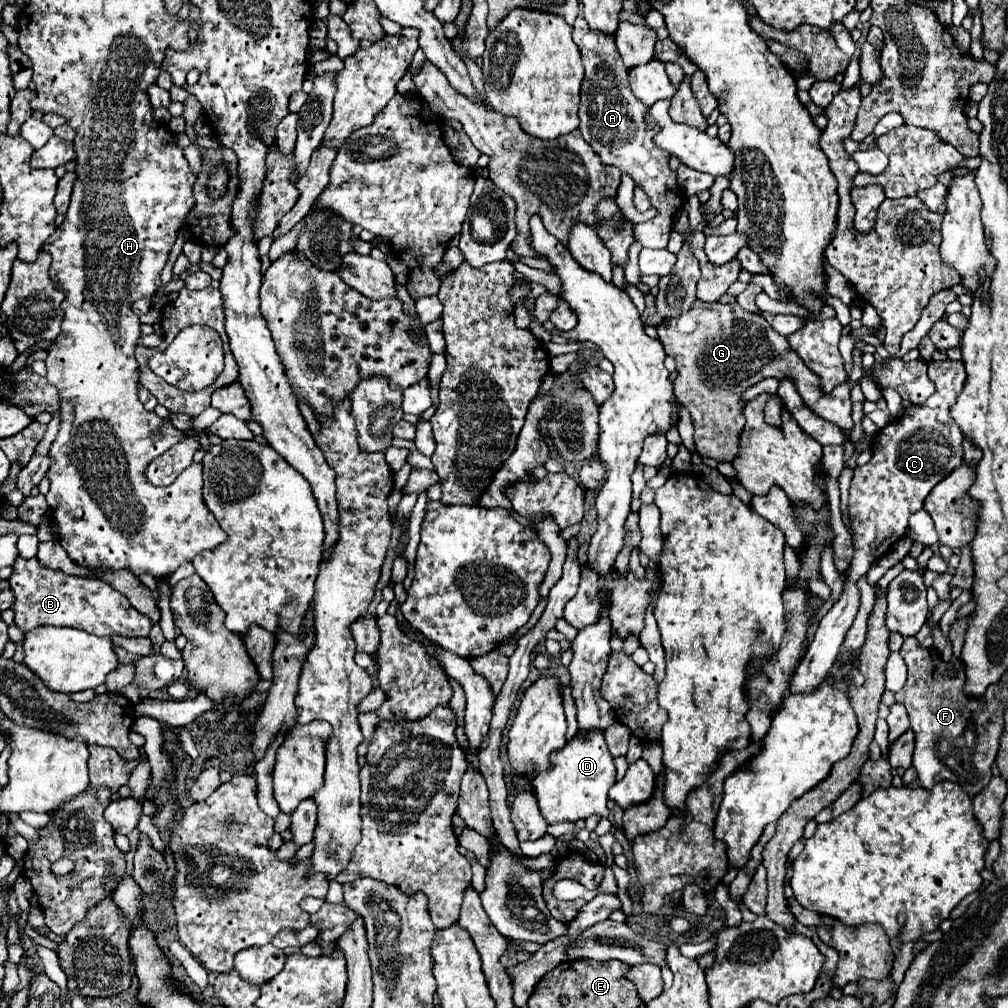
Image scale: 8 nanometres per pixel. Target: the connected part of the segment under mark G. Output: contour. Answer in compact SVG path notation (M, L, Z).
M696 299L690 311L666 319L656 327L664 351L676 359L678 377L674 381L674 393L692 415L698 453L716 461L734 461L740 431L746 423L742 413L746 401L742 401L742 393L766 377L782 379L786 373L794 377L804 403L818 417L840 427L846 441L850 441L854 427L850 417L850 391L854 383L842 383L830 397L822 397L822 393L818 393L818 377L798 361L798 355L790 349L786 337L776 333L770 325L766 325L766 337L736 337L734 329L740 323L738 311L738 305L724 305L718 301L702 303Z

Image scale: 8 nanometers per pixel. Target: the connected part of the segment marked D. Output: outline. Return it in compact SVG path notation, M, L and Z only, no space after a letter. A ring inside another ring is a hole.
M592 733L582 741L582 737L574 737L564 749L554 753L554 769L550 773L540 773L534 777L532 787L538 799L542 817L554 823L576 823L580 819L588 819L590 815L608 817L608 789L616 781L616 767L614 757L610 755L604 735Z

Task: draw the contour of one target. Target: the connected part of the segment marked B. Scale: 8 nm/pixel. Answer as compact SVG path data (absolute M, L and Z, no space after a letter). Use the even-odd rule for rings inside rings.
M17 557L14 571L10 575L10 589L14 591L14 623L28 633L40 625L74 627L100 637L148 637L152 623L146 615L138 613L122 593L112 589L108 583L90 577L66 575L58 569L48 569L38 563L36 557L24 559Z

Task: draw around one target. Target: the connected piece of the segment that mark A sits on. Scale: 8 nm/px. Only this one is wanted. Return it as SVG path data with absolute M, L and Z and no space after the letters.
M582 13L576 17L572 27L574 27L572 39L582 53L582 63L586 69L582 81L582 93L580 93L578 129L584 141L598 153L600 161L604 165L618 167L620 173L630 175L636 187L640 187L648 195L652 207L658 211L654 219L634 225L636 241L640 241L644 247L650 249L666 249L674 215L684 205L684 193L678 187L676 173L670 171L668 167L668 153L654 143L654 135L658 133L658 129L646 127L648 107L634 97L628 85L628 69L622 65L622 59L614 45L614 37L602 37L600 33L588 29Z

